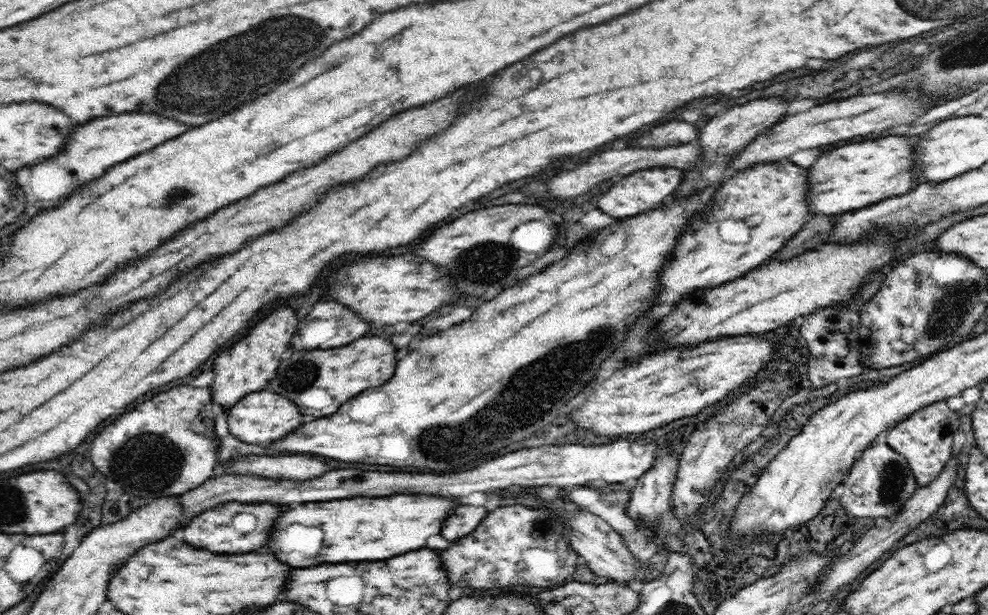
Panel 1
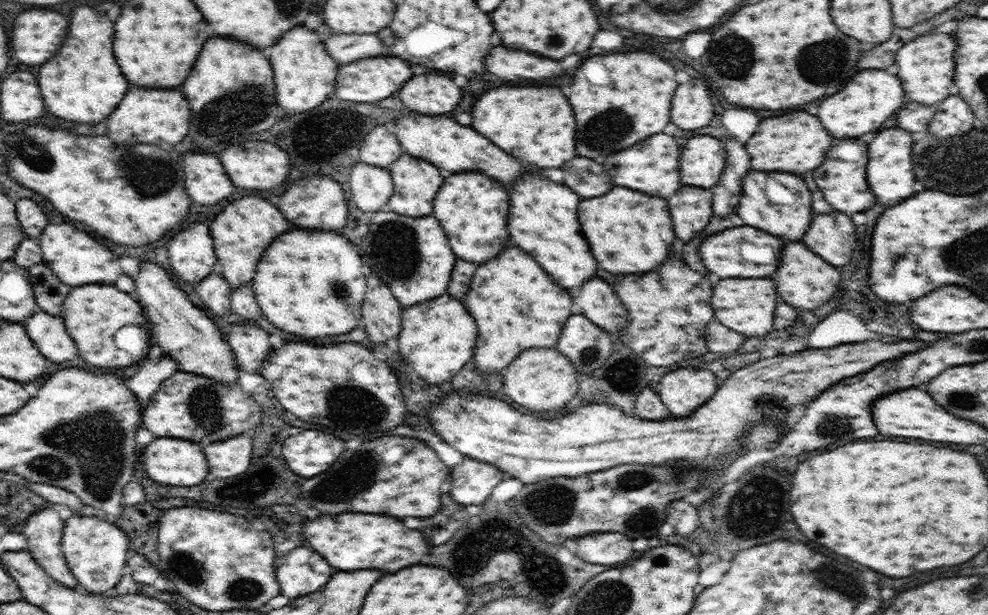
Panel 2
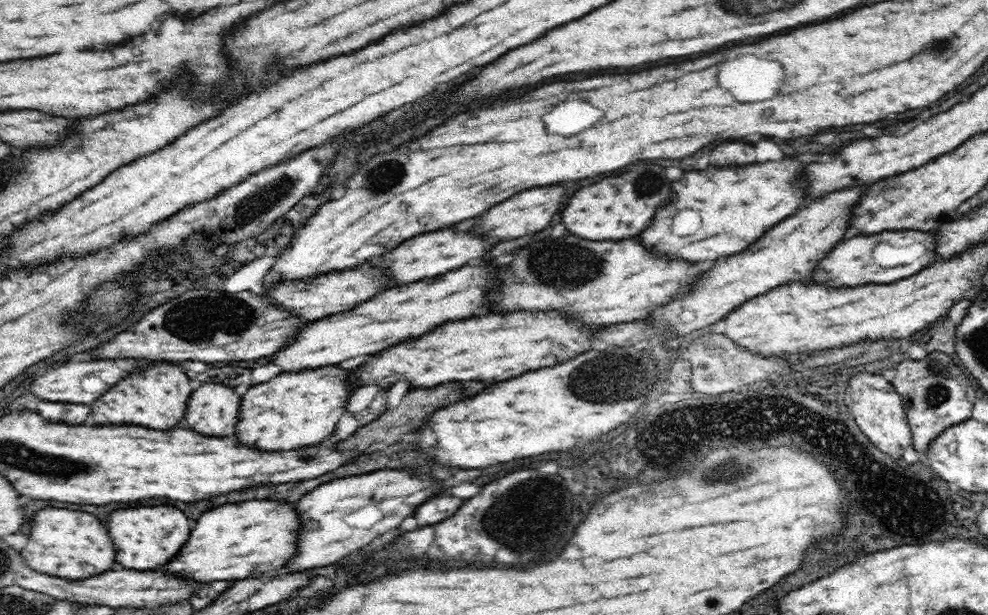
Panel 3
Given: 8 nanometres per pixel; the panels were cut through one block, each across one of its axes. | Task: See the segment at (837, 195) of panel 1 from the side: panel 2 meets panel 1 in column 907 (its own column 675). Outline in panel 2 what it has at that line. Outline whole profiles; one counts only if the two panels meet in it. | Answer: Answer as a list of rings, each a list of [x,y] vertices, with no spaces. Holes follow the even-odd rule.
[[[656,134],[648,138],[646,142],[638,142],[632,148],[626,148],[614,156],[608,156],[604,160],[604,168],[612,176],[612,180],[618,186],[626,186],[644,194],[668,198],[680,190],[680,170],[678,170],[678,160],[680,160],[680,144],[674,140],[674,136],[668,134]]]

